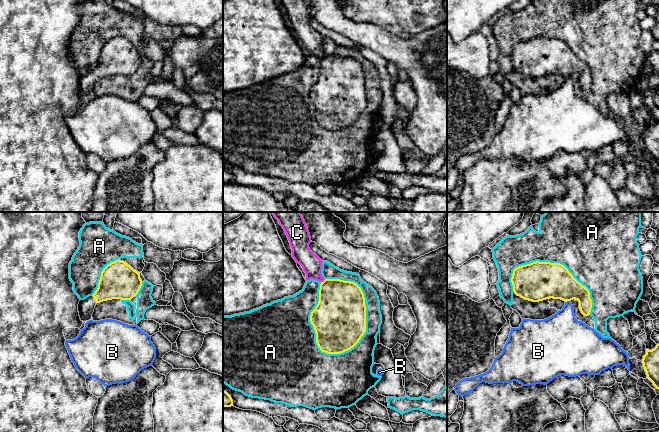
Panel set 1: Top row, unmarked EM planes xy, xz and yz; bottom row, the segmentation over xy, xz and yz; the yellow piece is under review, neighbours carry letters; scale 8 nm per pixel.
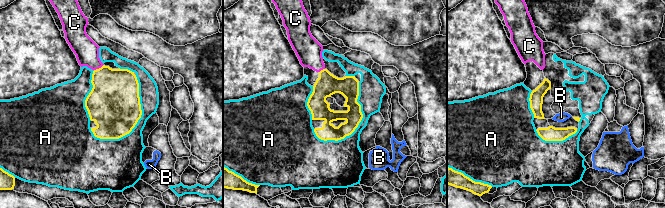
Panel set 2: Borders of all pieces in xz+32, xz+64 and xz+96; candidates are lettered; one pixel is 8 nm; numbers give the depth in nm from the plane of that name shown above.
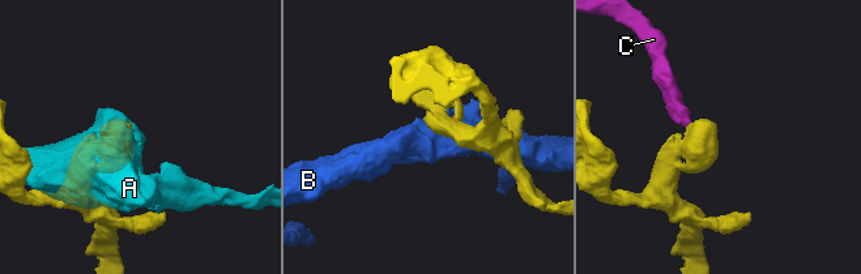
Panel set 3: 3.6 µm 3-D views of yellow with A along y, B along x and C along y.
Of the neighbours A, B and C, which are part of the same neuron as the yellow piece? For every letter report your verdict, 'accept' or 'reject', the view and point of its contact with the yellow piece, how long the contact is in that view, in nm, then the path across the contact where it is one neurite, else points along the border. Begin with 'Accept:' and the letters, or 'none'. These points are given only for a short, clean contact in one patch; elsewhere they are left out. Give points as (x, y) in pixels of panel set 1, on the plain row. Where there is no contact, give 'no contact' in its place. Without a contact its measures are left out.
Accept: C
A: reject | xz (312, 100) | 600 nm
B: reject | yz (567, 76) | 50 nm
C: accept | xz (324, 56) | 50 nm | across xz (341, 82), (324, 56), (313, 47), (312, 41)

